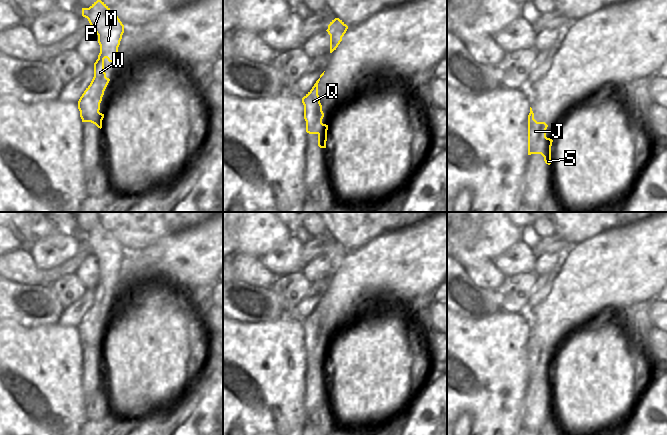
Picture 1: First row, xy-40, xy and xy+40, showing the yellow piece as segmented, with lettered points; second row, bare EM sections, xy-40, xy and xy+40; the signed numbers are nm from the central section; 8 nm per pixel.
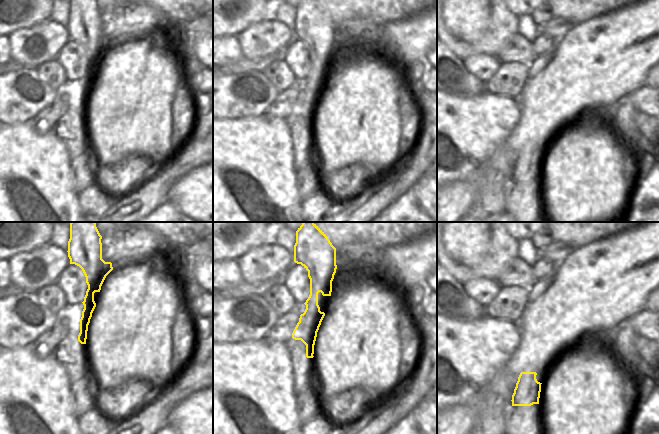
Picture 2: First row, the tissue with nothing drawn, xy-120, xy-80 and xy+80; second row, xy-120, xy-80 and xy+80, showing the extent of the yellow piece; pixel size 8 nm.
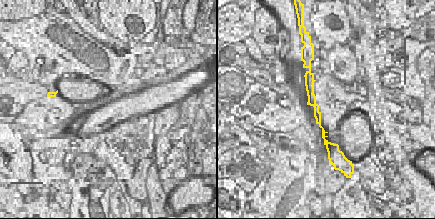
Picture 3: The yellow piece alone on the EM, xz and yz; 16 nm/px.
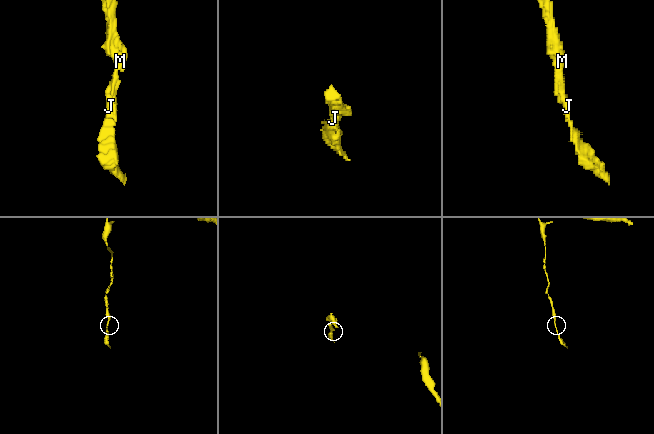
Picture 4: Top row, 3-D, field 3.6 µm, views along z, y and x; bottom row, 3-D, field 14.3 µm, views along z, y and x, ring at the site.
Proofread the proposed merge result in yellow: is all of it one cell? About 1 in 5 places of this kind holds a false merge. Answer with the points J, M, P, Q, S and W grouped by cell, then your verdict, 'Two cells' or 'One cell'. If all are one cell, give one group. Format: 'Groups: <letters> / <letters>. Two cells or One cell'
Groups: J M P Q S W. One cell.

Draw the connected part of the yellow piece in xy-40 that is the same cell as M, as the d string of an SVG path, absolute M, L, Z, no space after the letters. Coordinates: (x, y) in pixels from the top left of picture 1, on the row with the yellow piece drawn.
M97 0L89 8L82 8L82 16L88 19L92 30L98 35L100 53L94 63L94 77L80 97L78 109L82 122L91 122L101 129L104 114L99 112L100 103L110 81L104 71L104 59L116 61L124 25L101 0Z

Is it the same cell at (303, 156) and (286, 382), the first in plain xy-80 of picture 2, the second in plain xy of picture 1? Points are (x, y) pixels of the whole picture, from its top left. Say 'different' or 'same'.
different

